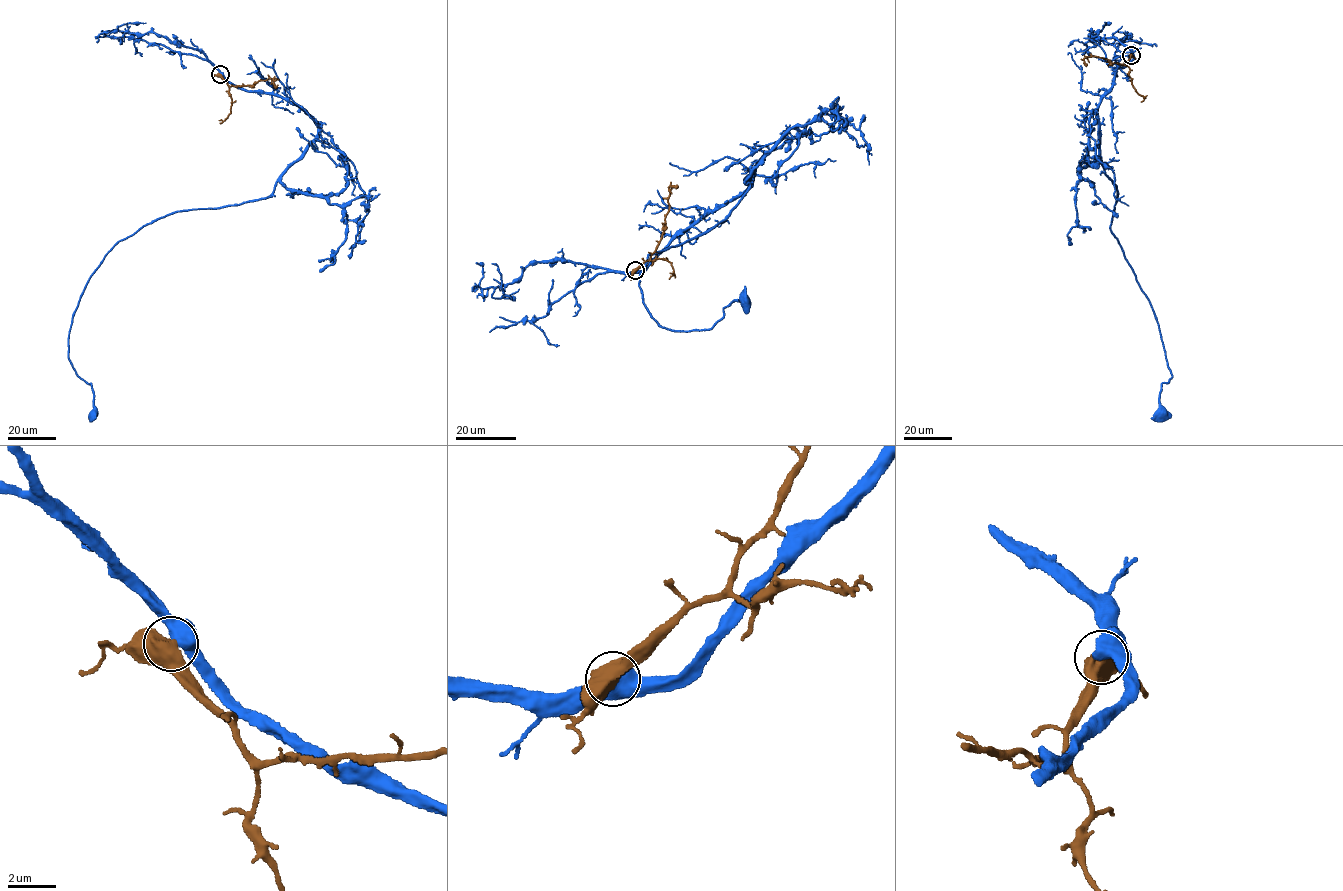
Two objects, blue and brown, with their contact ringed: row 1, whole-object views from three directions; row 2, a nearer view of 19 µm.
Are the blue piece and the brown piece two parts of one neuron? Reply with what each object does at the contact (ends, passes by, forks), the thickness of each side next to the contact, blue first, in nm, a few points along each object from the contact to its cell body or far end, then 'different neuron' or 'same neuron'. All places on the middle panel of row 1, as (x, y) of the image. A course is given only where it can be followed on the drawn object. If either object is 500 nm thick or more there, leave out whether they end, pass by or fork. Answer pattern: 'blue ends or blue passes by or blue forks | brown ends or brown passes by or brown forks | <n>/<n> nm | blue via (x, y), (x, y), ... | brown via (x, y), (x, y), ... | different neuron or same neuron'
420/550 nm | blue via (635, 271), (746, 190), (752, 168), (724, 219), (649, 254), (639, 285), (674, 330), (709, 329), (745, 301) | brown via (635, 270), (655, 250), (669, 206), (669, 187), (677, 185) | different neuron

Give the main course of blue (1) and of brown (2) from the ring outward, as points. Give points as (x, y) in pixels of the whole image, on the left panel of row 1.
1: (221, 74), (291, 102), (317, 137), (267, 197), (171, 213), (105, 256), (68, 341), (93, 415)
2: (221, 75), (230, 86), (253, 85), (270, 78), (274, 78), (275, 86), (278, 85)

